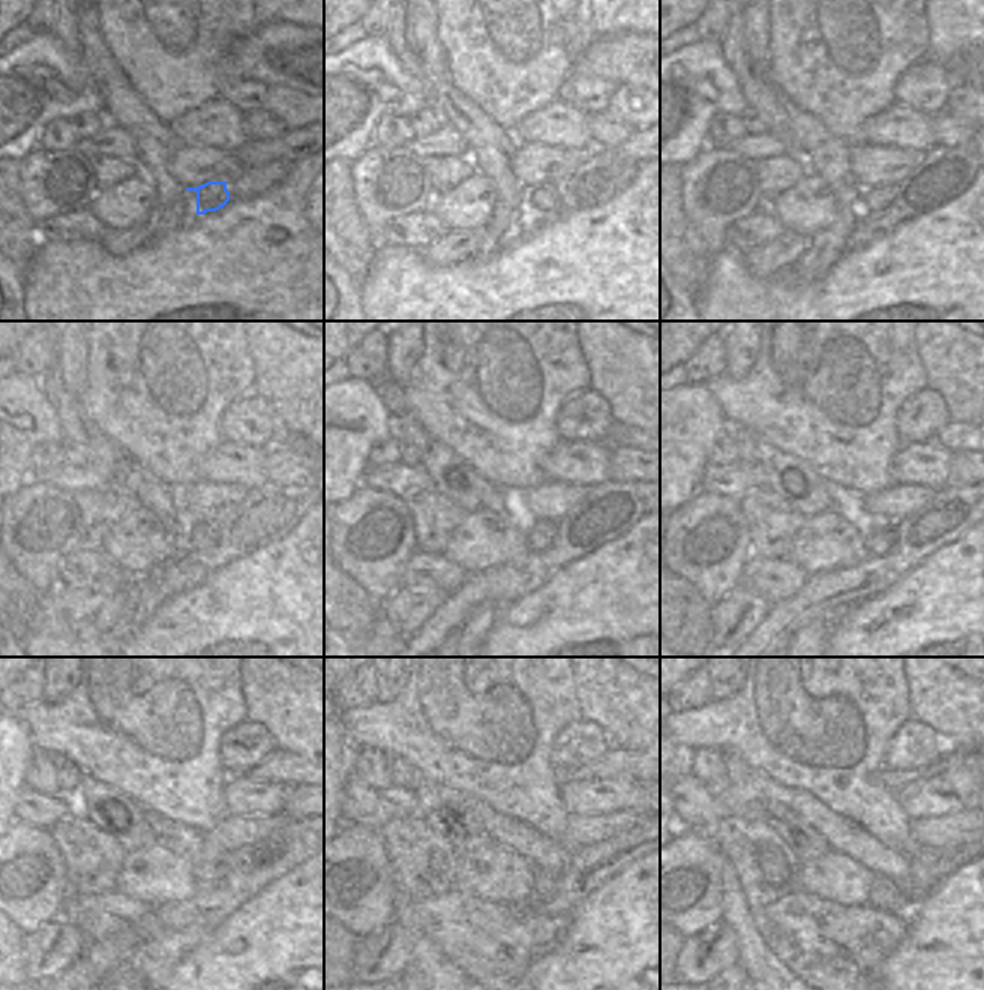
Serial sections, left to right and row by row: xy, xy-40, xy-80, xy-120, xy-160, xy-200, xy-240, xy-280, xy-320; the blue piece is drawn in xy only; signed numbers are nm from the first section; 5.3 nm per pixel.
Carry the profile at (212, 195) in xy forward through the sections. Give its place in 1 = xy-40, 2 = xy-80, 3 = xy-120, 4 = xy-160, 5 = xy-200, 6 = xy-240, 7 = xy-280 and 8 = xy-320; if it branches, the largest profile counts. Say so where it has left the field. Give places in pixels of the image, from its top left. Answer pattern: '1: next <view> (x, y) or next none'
1: next xy-40 (543, 200)
2: next xy-80 (873, 200)
3: next xy-120 (206, 534)
4: next xy-160 (543, 533)
5: next xy-200 (879, 542)
6: next xy-240 (207, 876)
7: next xy-280 (545, 884)
8: next xy-320 (882, 894)

